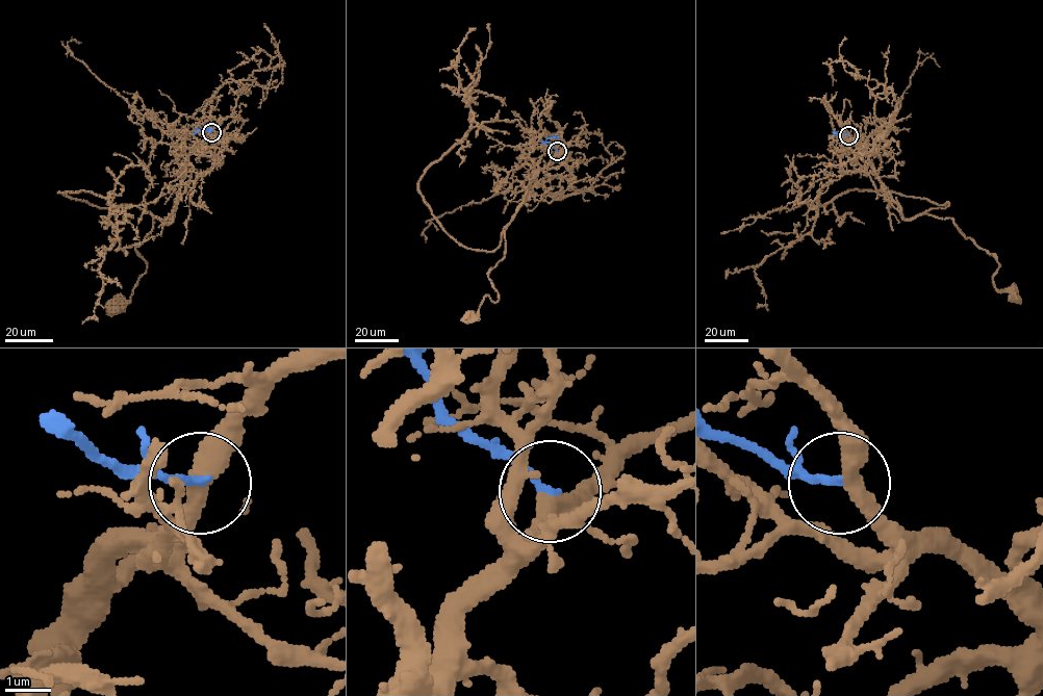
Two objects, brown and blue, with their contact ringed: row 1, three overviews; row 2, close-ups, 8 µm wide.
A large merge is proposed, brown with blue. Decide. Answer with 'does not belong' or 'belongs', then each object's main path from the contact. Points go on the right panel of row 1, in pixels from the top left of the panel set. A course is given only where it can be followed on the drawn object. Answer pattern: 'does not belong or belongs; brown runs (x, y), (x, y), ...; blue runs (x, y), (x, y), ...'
does not belong; brown runs (848, 135), (864, 147), (905, 218), (925, 213), (949, 217), (999, 264), (995, 286), (1015, 297); blue runs (848, 135), (834, 131), (833, 134)

